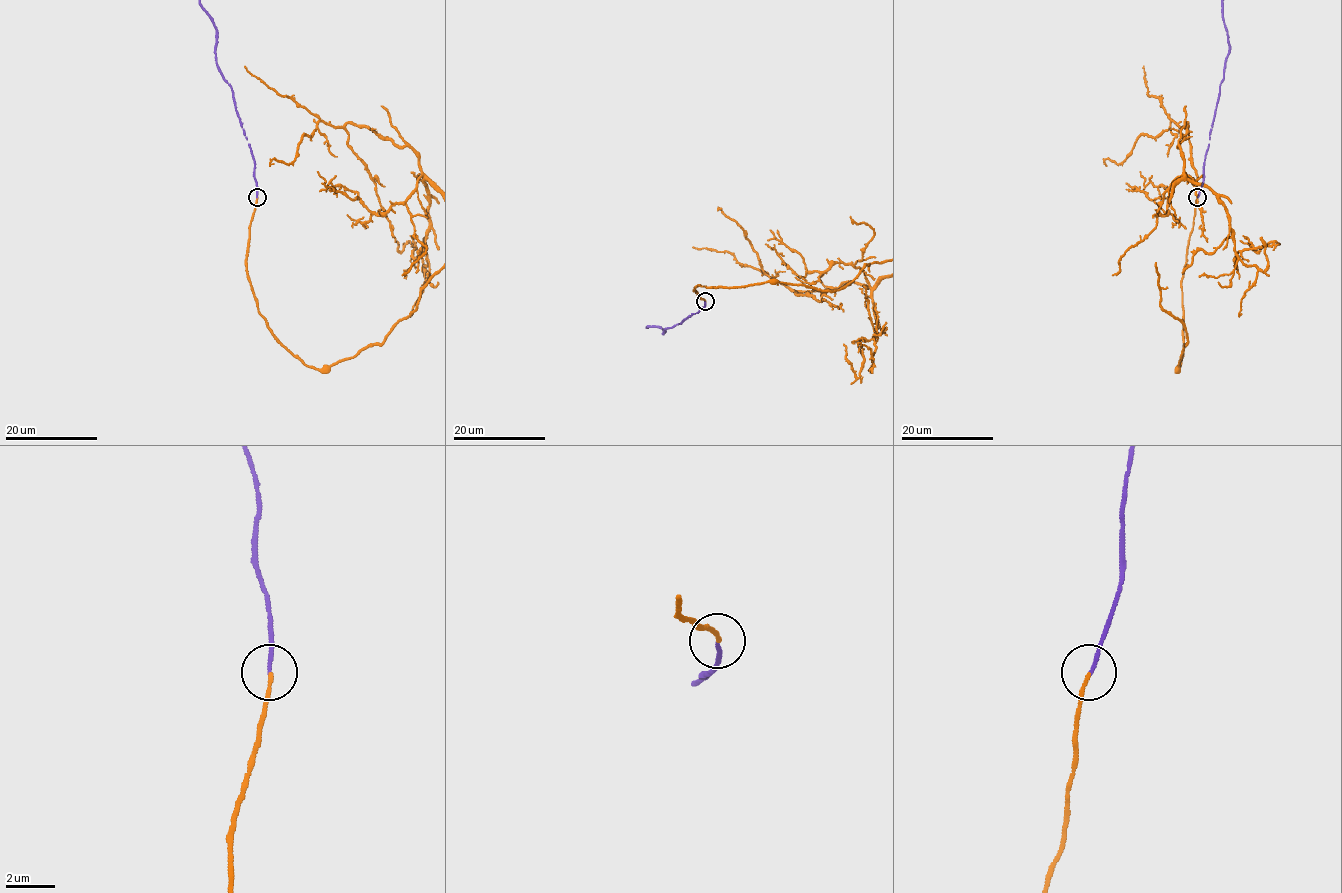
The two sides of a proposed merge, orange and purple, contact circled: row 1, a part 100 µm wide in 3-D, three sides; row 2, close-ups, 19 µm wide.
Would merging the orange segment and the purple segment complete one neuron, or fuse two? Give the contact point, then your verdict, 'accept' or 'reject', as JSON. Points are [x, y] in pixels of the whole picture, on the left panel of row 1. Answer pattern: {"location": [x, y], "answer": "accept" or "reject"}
{"location": [257, 197], "answer": "accept"}

